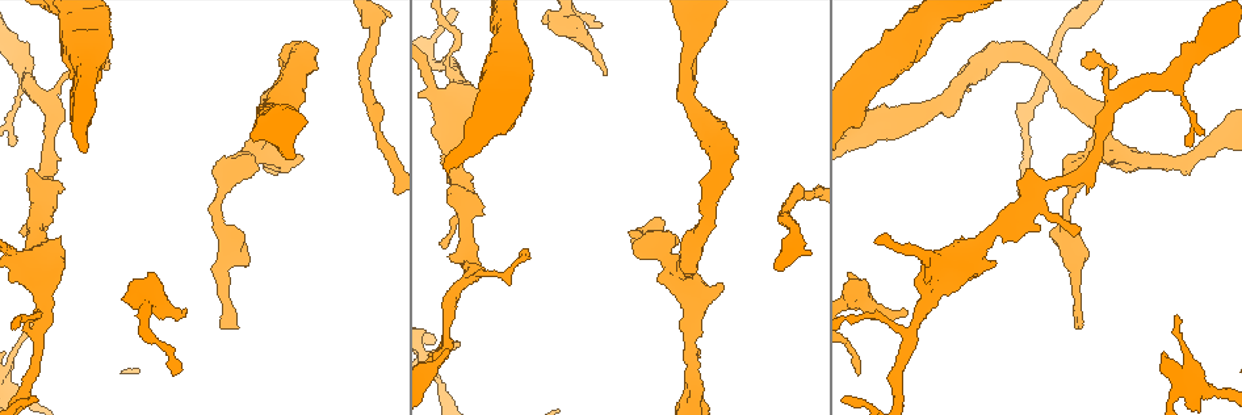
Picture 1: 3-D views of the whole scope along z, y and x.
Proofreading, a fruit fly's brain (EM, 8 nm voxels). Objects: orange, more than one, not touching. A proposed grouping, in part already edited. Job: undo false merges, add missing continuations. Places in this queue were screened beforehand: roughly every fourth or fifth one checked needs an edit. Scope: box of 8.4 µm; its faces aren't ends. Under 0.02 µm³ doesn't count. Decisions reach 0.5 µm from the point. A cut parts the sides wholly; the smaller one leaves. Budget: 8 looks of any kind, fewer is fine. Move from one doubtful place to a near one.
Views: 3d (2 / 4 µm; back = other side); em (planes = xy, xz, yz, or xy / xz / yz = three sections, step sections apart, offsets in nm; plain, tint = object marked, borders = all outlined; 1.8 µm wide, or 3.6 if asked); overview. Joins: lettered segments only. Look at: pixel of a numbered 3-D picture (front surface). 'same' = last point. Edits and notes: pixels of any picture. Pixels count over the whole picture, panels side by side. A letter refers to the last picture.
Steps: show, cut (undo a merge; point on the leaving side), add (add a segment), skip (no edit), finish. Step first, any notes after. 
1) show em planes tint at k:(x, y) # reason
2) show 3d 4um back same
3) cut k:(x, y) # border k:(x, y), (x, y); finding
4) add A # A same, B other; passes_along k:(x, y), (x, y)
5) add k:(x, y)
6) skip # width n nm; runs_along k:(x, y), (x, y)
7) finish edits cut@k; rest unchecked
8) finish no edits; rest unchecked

show em xy step 8 borders at 1:(1079, 326) # tapers out

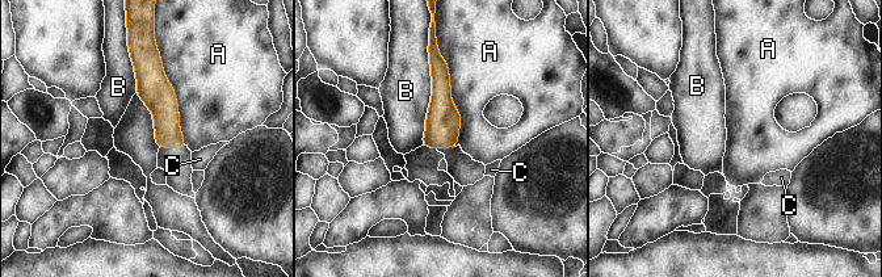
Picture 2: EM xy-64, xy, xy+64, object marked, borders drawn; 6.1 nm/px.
show em planes borders same # cut it another way

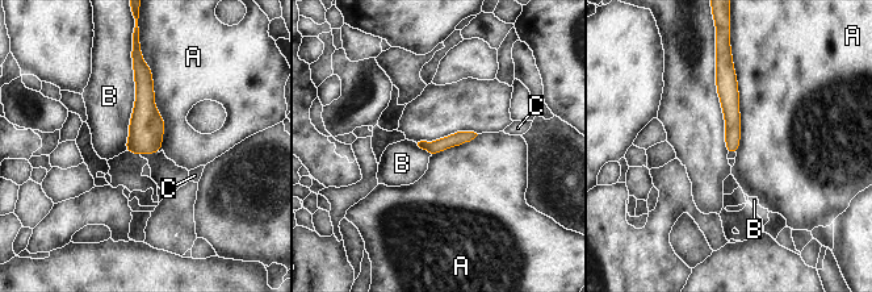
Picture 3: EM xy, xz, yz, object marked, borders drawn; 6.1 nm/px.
skip # A other, B other, C other; border 3:(732, 55), (740, 111), (737, 153); none of them fits

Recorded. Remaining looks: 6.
show em 3.6um planes borders at 1:(904, 310) # free end

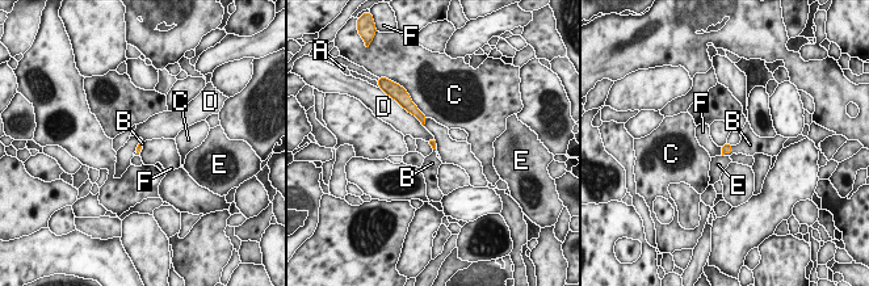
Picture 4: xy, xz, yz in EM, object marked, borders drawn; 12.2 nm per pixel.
add B # A other, B same, C other, D other, E other, F other; passes_along 4:(726, 148), (727, 154), (746, 146); the neuron continues

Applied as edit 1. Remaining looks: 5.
show overview

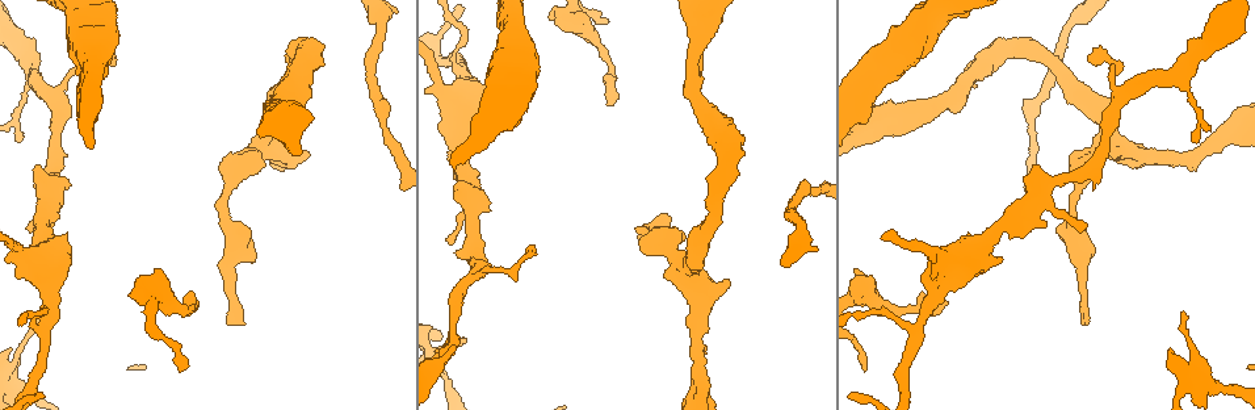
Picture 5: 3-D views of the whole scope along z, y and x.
show em planes plain at 5:(449, 239) # branch stops here

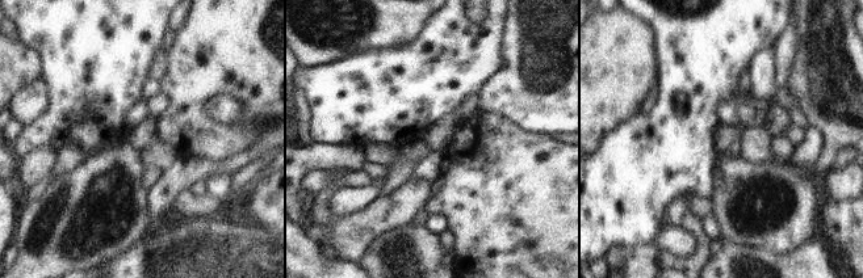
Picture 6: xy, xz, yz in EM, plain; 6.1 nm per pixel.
show em planes borders same

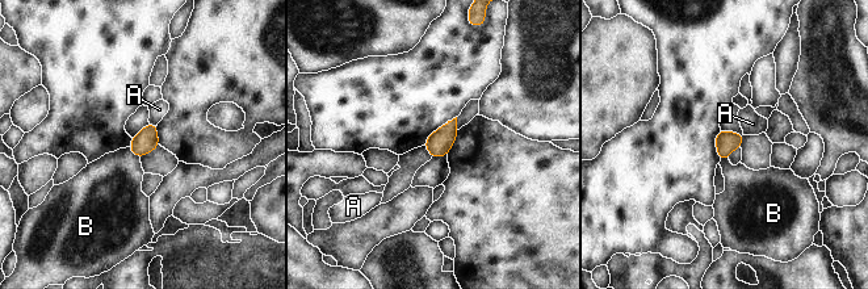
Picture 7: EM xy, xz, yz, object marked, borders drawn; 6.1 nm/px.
skip # width 140 nm; A other, B other; border 7:(128, 147), (139, 159); no lettered segment goes on from it

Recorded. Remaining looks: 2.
finish edits add@4; rest unchecked

